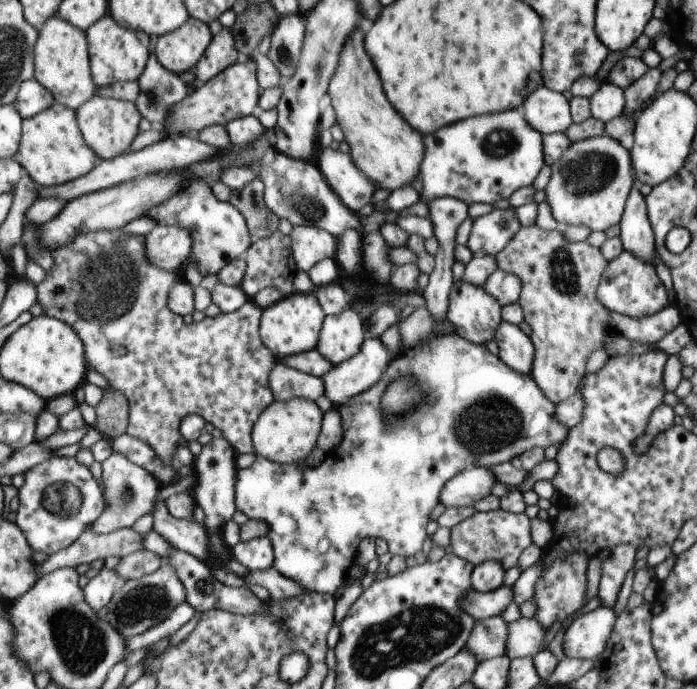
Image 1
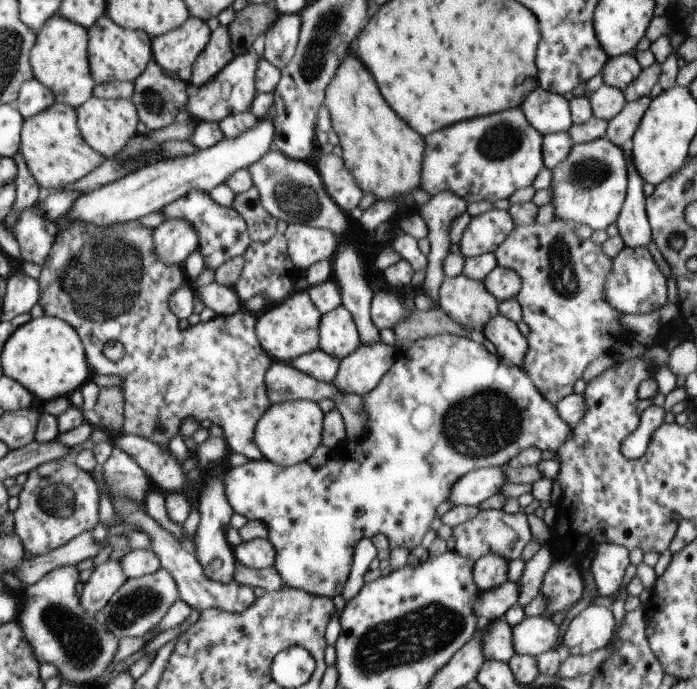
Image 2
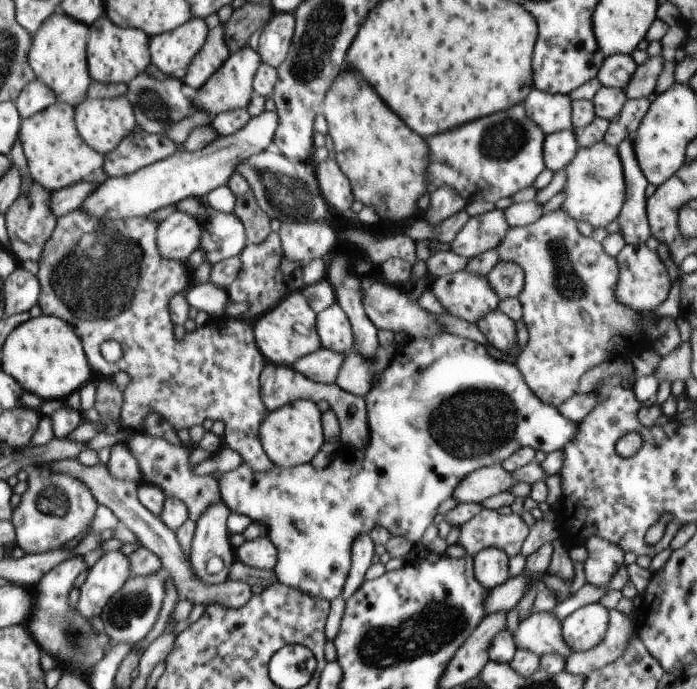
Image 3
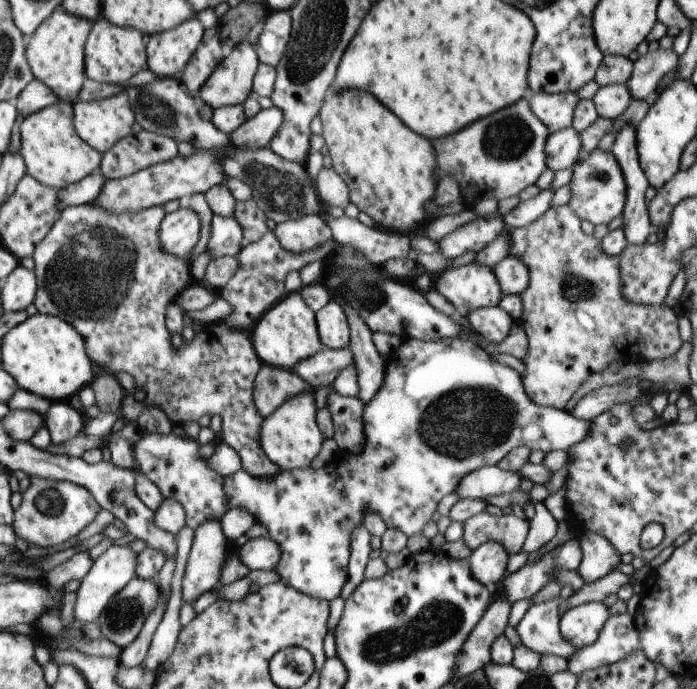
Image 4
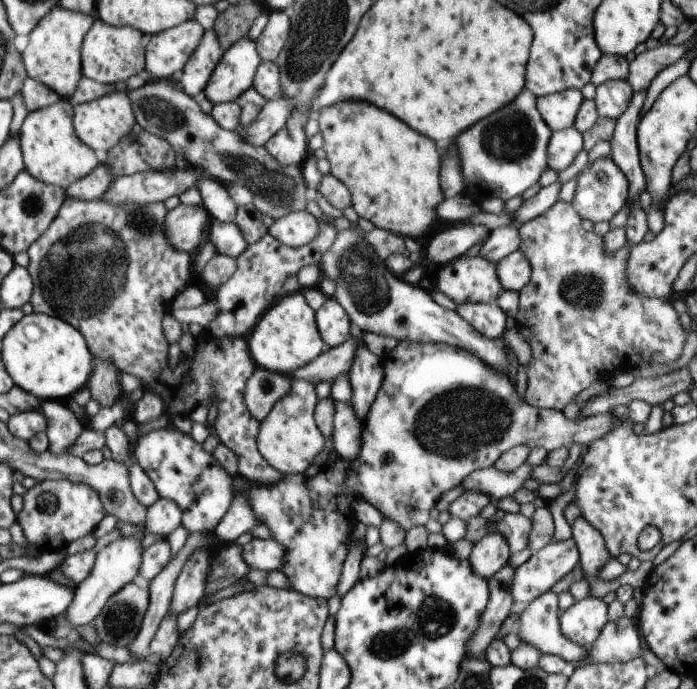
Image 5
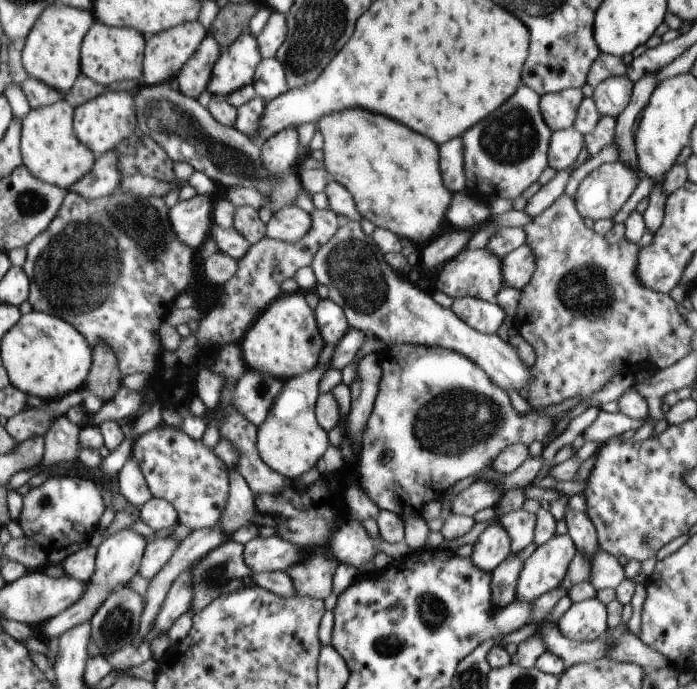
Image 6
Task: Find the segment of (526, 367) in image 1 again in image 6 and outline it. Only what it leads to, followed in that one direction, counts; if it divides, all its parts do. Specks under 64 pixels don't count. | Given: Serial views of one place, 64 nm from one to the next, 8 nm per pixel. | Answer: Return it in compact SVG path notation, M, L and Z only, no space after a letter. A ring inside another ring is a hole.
M465 296L453 299L451 309L468 326L484 334L496 335L504 322L505 312L497 302Z

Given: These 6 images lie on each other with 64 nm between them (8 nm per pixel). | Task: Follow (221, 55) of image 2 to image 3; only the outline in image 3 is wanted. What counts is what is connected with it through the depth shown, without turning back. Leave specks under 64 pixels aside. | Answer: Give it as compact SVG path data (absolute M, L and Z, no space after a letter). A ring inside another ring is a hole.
M216 26L210 29L210 44L201 49L202 52L198 51L198 60L194 60L194 64L190 63L190 72L186 75L186 80L183 80L185 84L197 90L224 66L228 56L232 54L229 51L225 28Z

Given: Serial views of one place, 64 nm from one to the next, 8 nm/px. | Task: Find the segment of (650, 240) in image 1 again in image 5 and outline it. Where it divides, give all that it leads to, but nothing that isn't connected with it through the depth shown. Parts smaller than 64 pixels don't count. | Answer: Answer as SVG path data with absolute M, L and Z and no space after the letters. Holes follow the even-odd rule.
M640 91L633 93L631 103L628 105L626 112L617 118L617 123L613 132L613 137L609 140L611 142L611 154L613 161L622 169L622 172L629 180L629 200L628 205L631 205L631 209L624 226L625 235L629 245L637 245L641 243L648 230L650 230L647 214L640 206L640 194L646 190L646 179L641 167L639 159L639 150L637 147L637 124L641 119L640 110L642 110L643 102L645 99L646 91Z

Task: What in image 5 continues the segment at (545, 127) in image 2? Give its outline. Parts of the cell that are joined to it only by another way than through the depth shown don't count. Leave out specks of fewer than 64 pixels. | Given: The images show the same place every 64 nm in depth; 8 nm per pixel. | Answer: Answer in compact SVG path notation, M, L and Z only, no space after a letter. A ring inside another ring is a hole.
M578 89L537 97L536 108L552 132L573 126L584 98Z

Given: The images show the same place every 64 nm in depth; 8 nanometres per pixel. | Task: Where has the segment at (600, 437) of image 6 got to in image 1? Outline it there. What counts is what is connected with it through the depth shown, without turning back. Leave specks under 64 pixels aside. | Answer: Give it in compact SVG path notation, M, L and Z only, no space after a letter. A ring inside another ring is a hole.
M453 333L452 335L441 335L428 339L424 344L418 344L415 348L410 348L402 354L394 357L394 360L386 366L384 374L380 376L380 380L370 386L368 390L364 390L358 396L348 398L342 405L336 407L337 412L342 418L342 428L344 428L344 438L342 444L337 446L333 451L333 457L326 457L318 467L300 466L300 464L282 465L263 459L262 456L255 456L255 460L248 468L240 468L236 470L236 486L234 486L234 504L236 510L240 510L242 514L246 514L249 519L260 519L268 527L268 538L272 542L274 552L274 568L279 574L286 577L288 580L294 580L294 584L300 584L304 590L308 592L316 592L320 594L330 594L338 596L342 582L348 578L348 572L352 561L356 557L358 544L365 538L384 539L392 556L414 556L418 550L421 550L424 540L428 534L426 526L430 521L430 512L438 506L442 488L446 486L446 482L450 481L454 476L471 468L482 467L490 468L496 464L511 462L514 458L520 456L524 452L533 450L535 447L546 449L554 444L562 444L568 436L569 429L558 422L555 412L555 404L546 399L540 388L536 386L536 382L528 374L520 374L509 368L500 360L499 356L494 356L490 350L484 345L472 344L470 340L464 340ZM402 378L414 378L418 382L412 384L414 392L418 392L418 396L422 396L422 402L408 412L402 412L398 416L390 416L390 412L382 410L382 396L386 392L386 388L394 382L394 380L402 380Z

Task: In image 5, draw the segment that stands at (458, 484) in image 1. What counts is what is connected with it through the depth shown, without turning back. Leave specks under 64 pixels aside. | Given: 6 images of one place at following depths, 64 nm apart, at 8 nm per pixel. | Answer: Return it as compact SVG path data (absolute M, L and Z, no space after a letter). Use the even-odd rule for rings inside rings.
M527 462L520 465L516 470L502 472L494 465L471 472L461 487L464 492L484 493L492 500L499 500L506 496L513 495L522 488L524 482L531 478L531 468Z

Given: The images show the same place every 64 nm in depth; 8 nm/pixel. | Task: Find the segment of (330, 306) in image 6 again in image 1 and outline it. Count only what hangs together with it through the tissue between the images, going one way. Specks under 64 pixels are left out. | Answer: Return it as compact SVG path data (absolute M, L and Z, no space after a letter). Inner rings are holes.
M347 307L339 314L328 315L324 318L316 349L323 358L330 360L331 364L338 365L355 356L360 351L364 338L367 337L362 318L354 310Z

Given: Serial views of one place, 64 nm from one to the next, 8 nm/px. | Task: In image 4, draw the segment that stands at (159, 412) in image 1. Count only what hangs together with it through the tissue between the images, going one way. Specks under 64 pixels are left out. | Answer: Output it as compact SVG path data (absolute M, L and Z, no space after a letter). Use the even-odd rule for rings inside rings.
M94 202L65 208L60 213L60 218L52 225L46 238L44 238L41 244L37 246L37 250L32 257L35 262L33 273L37 280L36 298L33 302L34 306L36 306L42 314L61 317L62 320L69 322L84 339L88 358L90 358L94 364L98 364L100 371L104 370L112 374L116 374L120 371L129 372L134 377L134 380L136 380L134 392L136 392L136 390L144 390L146 396L142 401L136 400L136 396L132 396L132 392L126 392L124 406L121 407L120 412L121 423L131 422L136 425L137 418L142 414L142 411L148 407L160 407L177 428L182 426L184 422L190 422L190 420L192 420L192 422L198 422L198 420L200 420L202 416L206 416L206 414L211 417L220 416L220 418L222 418L222 430L218 434L218 440L226 443L238 453L238 456L241 458L241 467L252 476L258 478L273 477L280 472L280 469L266 456L259 441L261 424L264 418L258 410L256 401L254 400L253 388L254 383L256 383L258 371L263 364L258 358L257 351L254 348L251 332L233 329L228 325L222 326L223 329L220 331L216 326L203 326L206 332L201 329L200 332L198 332L198 336L194 336L190 342L184 342L178 350L176 350L176 348L172 346L172 342L170 342L171 332L168 330L165 323L168 305L194 281L191 276L191 260L186 260L186 258L177 257L174 254L167 253L164 248L162 248L160 228L164 216L163 207L152 207L139 213L120 214L111 213L109 210L103 209L100 205L94 204ZM190 380L192 380L192 398L186 396L186 384L190 384Z

